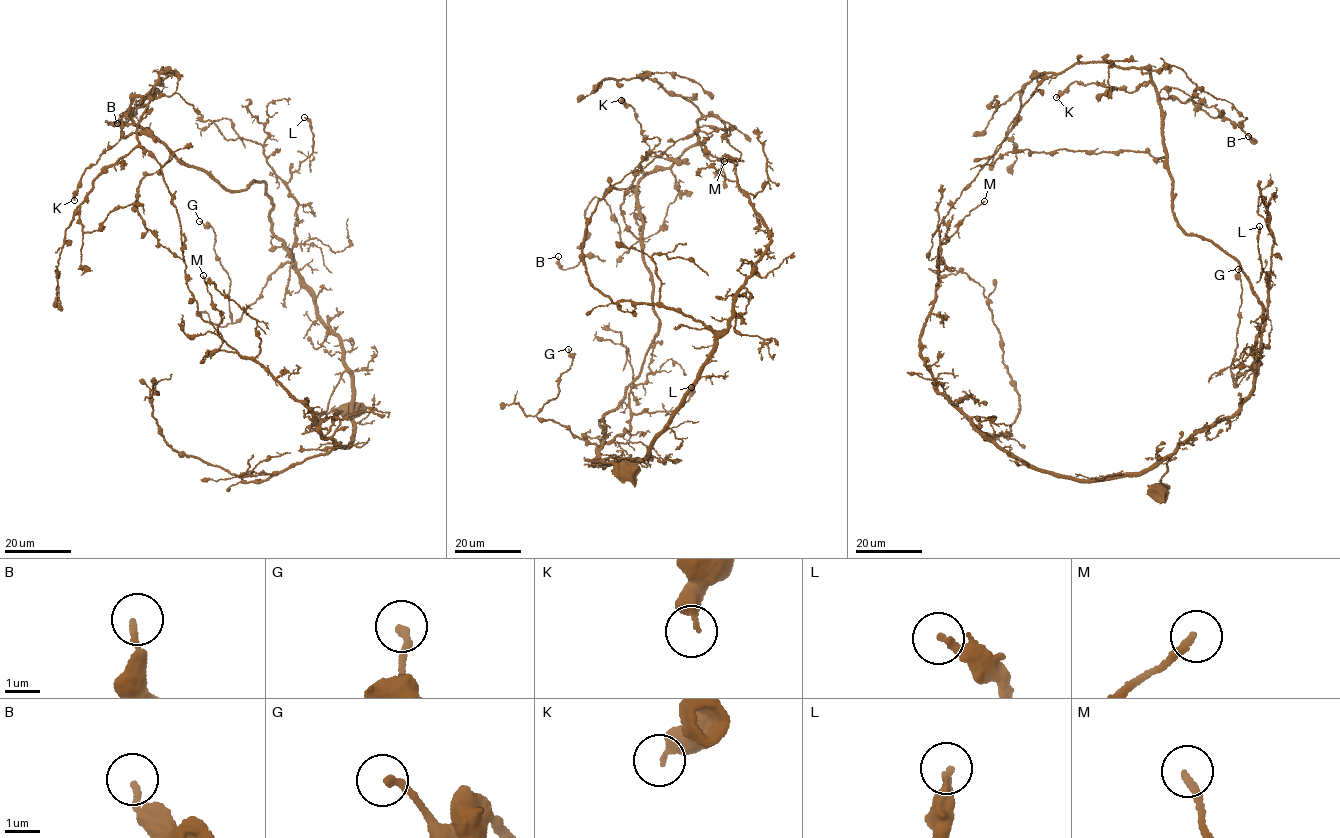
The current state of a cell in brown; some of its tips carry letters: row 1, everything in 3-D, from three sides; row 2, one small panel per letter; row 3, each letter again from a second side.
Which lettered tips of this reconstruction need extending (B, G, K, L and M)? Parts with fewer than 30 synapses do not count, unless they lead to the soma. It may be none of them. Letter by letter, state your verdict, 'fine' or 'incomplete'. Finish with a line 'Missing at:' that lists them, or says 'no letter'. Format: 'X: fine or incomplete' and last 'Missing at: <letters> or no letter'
B: fine
G: fine
K: fine
L: fine
M: fine
Missing at: no letter

